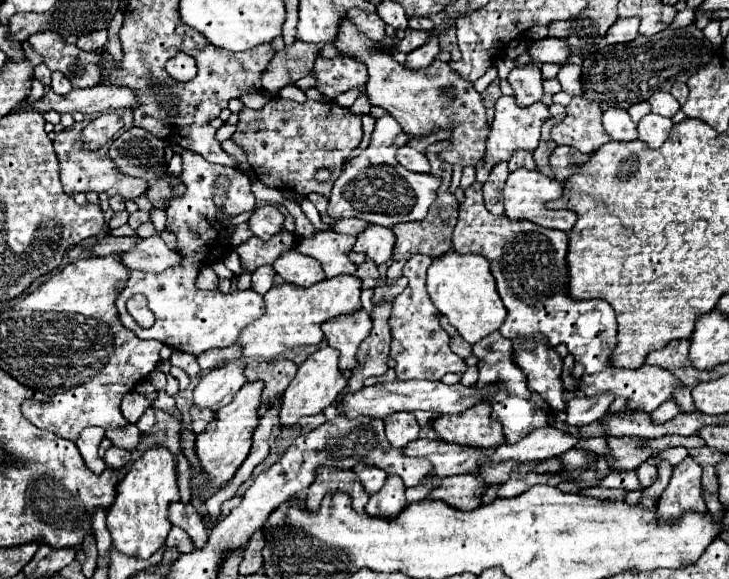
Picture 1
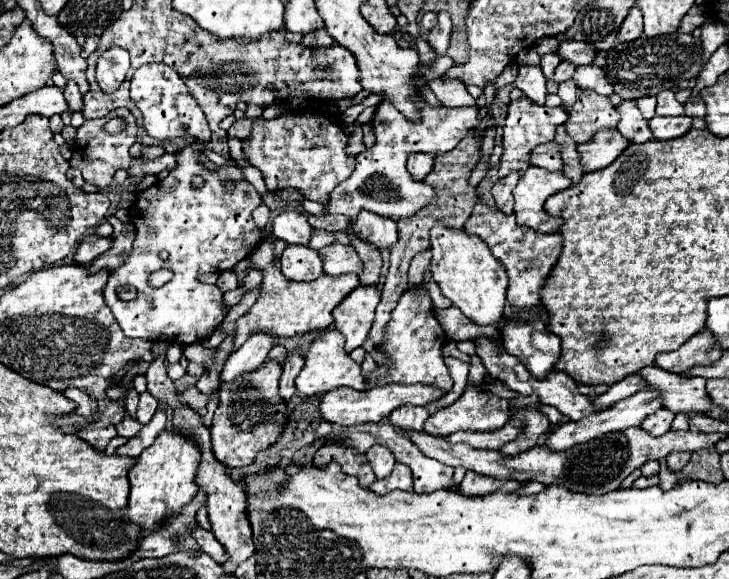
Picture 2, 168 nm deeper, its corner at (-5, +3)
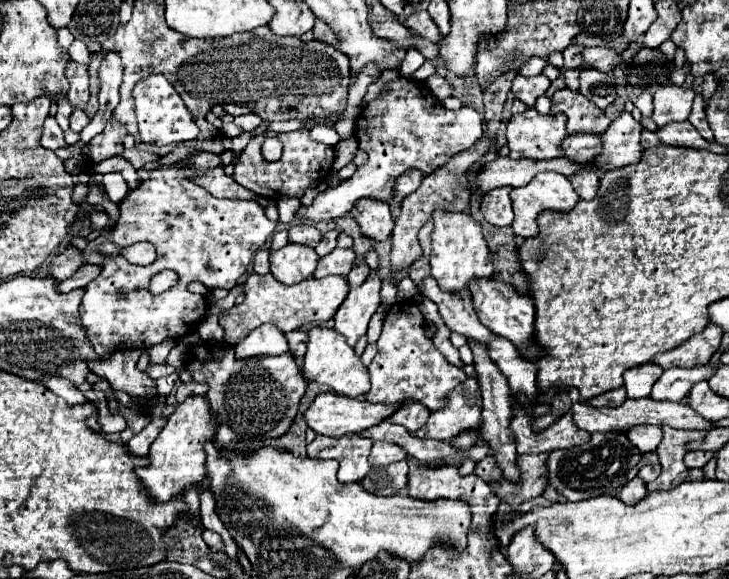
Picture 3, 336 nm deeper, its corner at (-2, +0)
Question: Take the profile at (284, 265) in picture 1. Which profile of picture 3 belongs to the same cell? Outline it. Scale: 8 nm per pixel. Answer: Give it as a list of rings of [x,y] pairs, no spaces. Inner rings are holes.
[[[289,243],[279,251],[271,251],[271,273],[285,285],[295,285],[309,279],[317,267],[317,253],[311,247]]]

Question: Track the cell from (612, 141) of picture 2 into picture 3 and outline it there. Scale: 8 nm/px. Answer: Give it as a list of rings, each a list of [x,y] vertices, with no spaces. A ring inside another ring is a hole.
[[[623,111],[609,129],[601,135],[603,151],[597,155],[597,165],[601,169],[609,171],[615,167],[633,165],[641,159],[643,147],[641,147],[641,129],[643,125],[633,119],[631,113]]]

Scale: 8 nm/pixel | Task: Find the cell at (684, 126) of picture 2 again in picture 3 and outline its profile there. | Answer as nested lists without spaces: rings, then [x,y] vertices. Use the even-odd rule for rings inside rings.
[[[669,123],[665,127],[661,127],[657,131],[659,139],[665,145],[673,145],[673,147],[689,147],[689,149],[701,149],[701,141],[703,137],[699,135],[699,131],[689,123]]]

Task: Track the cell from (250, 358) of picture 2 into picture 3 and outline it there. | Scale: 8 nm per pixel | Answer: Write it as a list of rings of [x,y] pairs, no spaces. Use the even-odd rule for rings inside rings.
[[[265,323],[251,331],[237,347],[237,357],[253,357],[253,355],[281,355],[287,353],[289,345],[285,341],[285,333],[277,329],[273,323]]]

